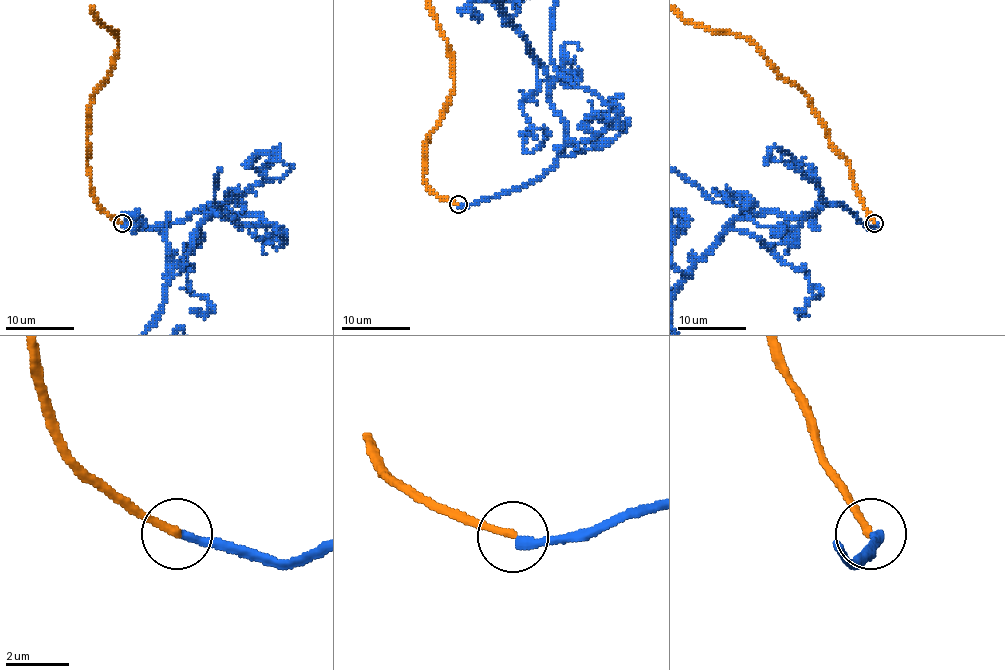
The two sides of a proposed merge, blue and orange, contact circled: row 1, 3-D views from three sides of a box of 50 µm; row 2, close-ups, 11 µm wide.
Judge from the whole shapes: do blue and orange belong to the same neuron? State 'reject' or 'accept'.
reject

